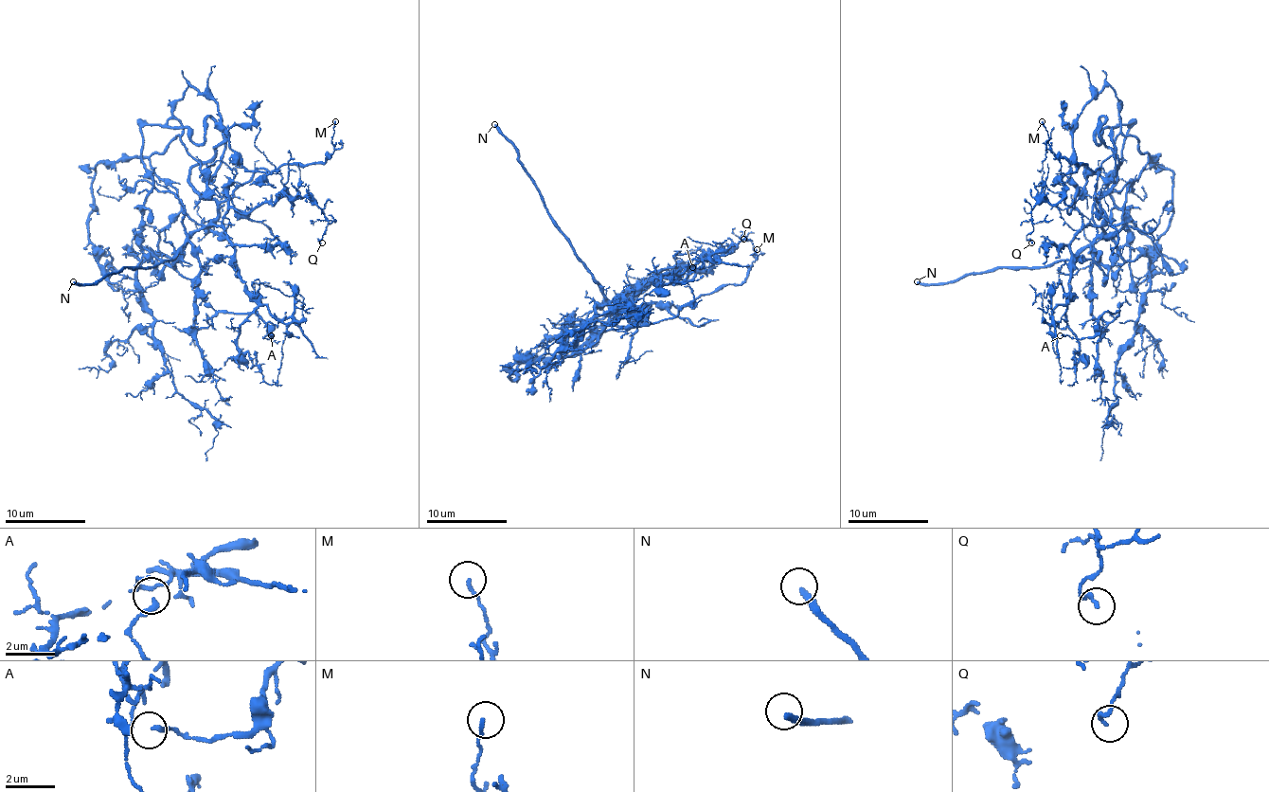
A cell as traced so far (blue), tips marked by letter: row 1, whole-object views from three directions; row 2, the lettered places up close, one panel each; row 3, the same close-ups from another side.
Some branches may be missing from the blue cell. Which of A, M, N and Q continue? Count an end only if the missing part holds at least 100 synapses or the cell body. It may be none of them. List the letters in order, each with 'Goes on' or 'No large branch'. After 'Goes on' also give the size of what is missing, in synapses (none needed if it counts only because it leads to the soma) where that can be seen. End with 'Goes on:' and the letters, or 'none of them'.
A: No large branch
M: No large branch
N: Goes on
Q: No large branch
Goes on: N

